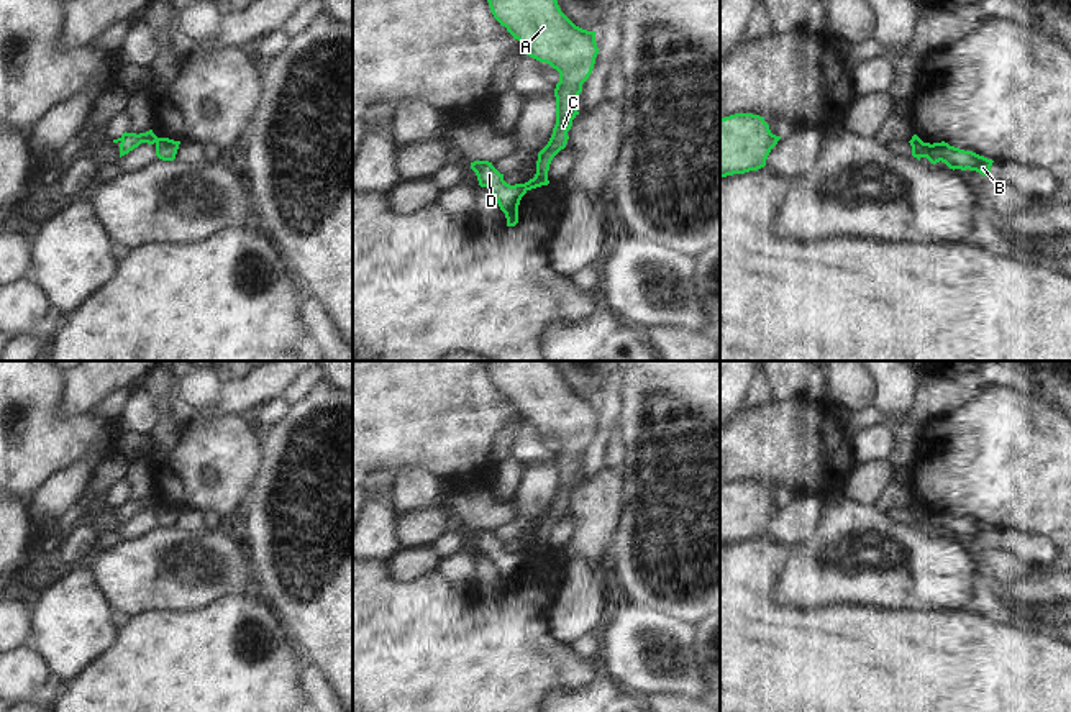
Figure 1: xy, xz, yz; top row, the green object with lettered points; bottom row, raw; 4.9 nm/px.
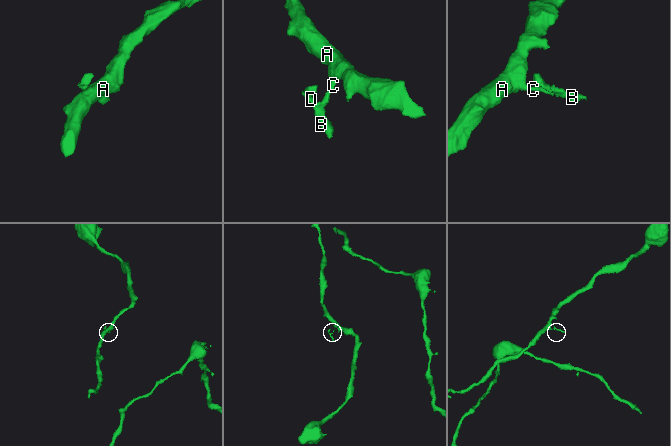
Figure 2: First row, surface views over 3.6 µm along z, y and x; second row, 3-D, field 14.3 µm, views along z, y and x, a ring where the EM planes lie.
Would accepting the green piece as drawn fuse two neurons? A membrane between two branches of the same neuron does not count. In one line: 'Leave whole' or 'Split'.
Split

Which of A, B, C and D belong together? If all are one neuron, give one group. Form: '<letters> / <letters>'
A C / B D

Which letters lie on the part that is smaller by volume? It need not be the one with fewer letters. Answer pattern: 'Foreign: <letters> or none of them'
Foreign: B, D

